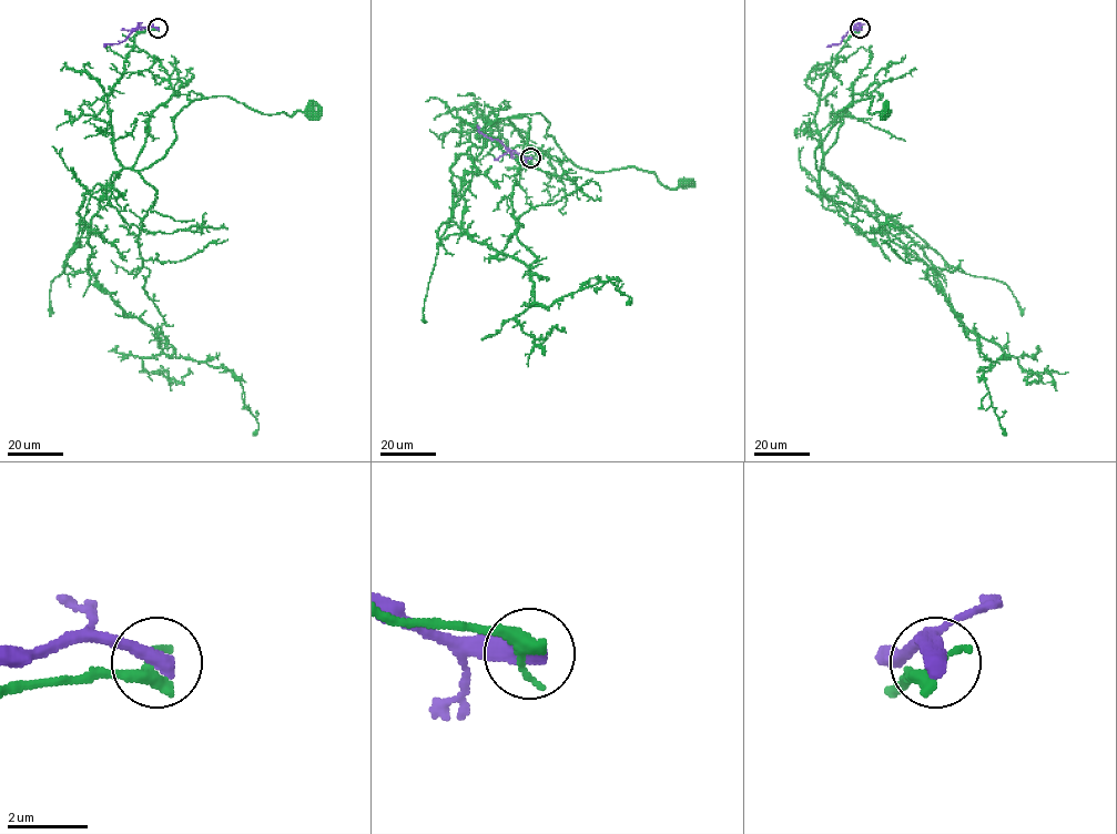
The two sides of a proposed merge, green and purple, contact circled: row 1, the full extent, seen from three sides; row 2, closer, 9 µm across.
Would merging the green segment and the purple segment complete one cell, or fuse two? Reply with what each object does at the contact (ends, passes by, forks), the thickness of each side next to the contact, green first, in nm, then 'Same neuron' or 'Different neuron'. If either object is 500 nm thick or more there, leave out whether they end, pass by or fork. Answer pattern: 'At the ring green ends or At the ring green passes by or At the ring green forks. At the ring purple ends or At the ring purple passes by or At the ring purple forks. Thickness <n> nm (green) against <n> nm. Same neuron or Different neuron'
Thickness 440 nm (green) against 550 nm. Different neuron

